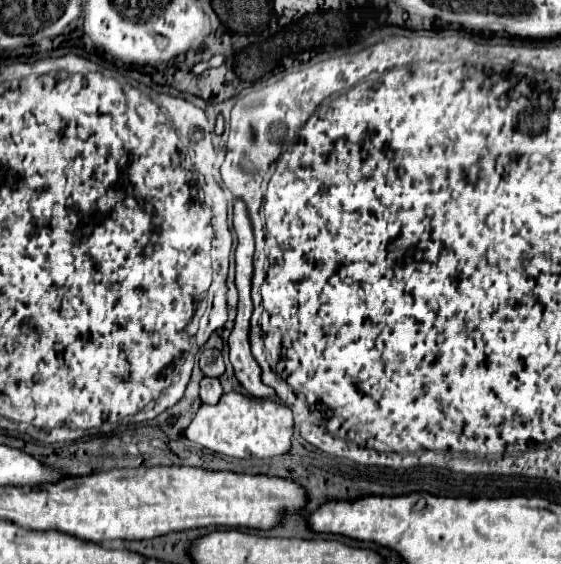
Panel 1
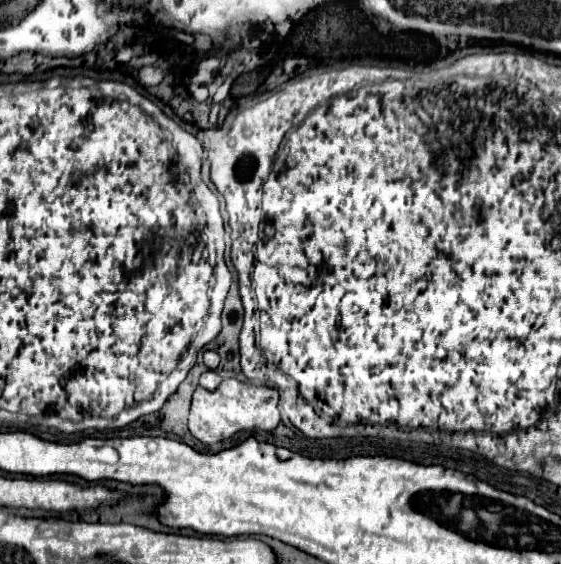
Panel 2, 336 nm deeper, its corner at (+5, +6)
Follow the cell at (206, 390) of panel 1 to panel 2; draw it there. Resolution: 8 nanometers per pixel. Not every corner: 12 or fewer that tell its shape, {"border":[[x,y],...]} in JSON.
{"border":[[212,370],[200,376],[200,386],[216,390],[222,378]]}

